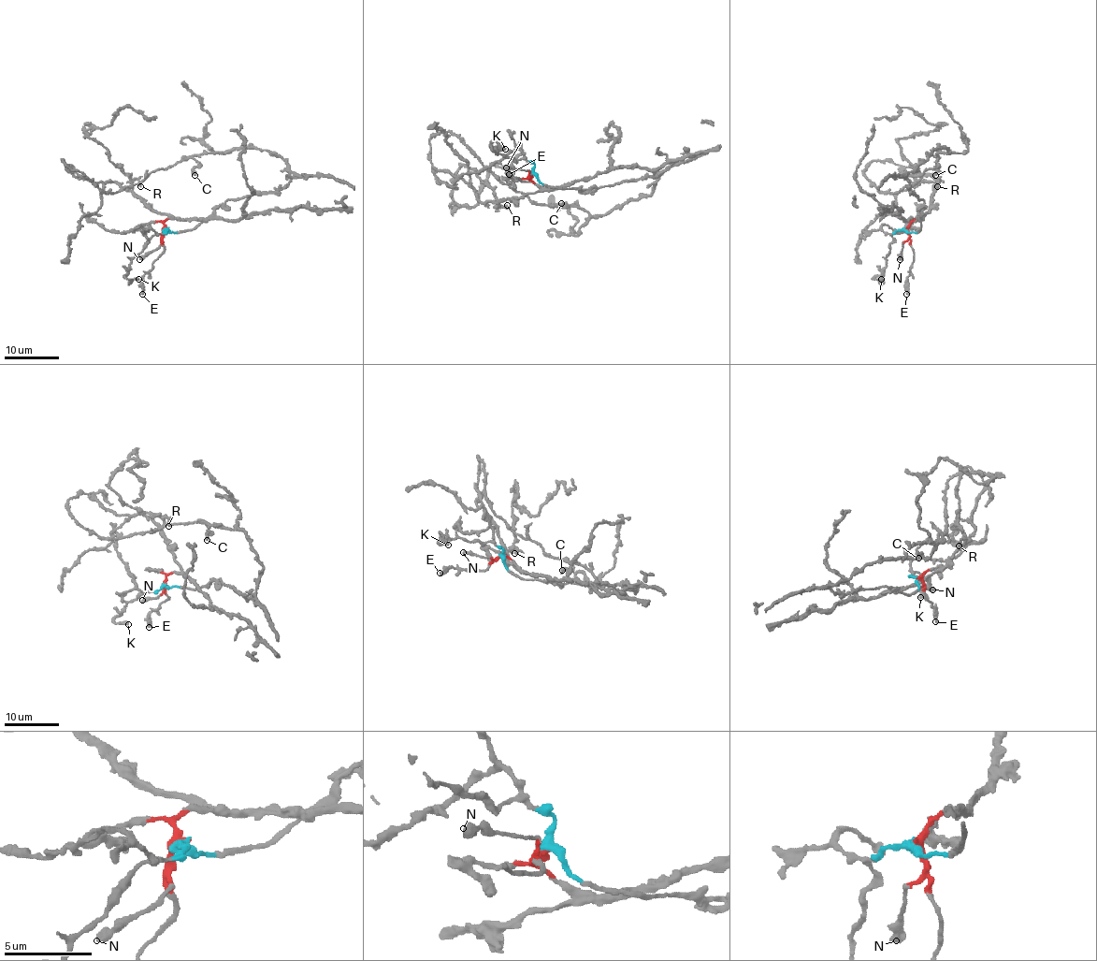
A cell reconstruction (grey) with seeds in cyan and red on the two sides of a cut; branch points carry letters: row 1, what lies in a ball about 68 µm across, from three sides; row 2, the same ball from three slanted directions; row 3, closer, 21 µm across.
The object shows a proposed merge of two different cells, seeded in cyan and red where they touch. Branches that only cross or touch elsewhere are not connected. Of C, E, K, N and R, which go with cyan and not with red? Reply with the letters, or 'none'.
C, K

